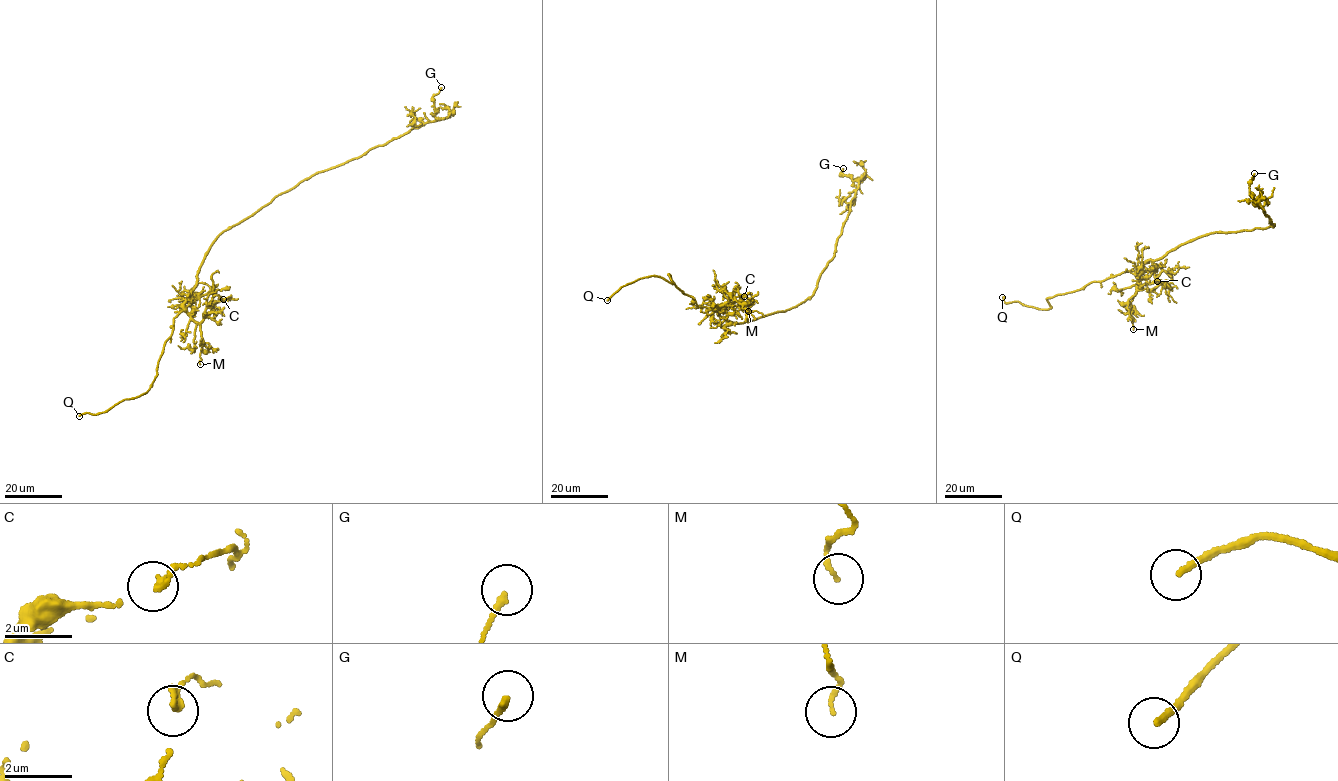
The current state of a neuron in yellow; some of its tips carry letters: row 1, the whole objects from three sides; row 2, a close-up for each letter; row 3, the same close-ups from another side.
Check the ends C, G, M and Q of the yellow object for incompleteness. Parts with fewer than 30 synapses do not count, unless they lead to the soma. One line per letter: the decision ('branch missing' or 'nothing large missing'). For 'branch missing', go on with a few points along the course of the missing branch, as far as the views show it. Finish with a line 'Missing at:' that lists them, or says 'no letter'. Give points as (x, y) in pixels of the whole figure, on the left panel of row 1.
C: nothing large missing
G: nothing large missing
M: nothing large missing
Q: branch missing; course (79, 416), (48, 421)
Missing at: Q

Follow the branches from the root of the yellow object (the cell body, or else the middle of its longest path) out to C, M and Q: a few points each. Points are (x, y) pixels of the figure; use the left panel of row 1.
C: (217, 236), (205, 253), (183, 307), (198, 322), (209, 317), (214, 303), (223, 299)
M: (217, 236), (205, 253), (195, 284), (183, 305), (187, 314), (200, 325), (203, 342), (200, 364)
Q: (217, 236), (205, 253), (184, 310), (174, 318), (148, 390), (104, 412), (79, 416)

